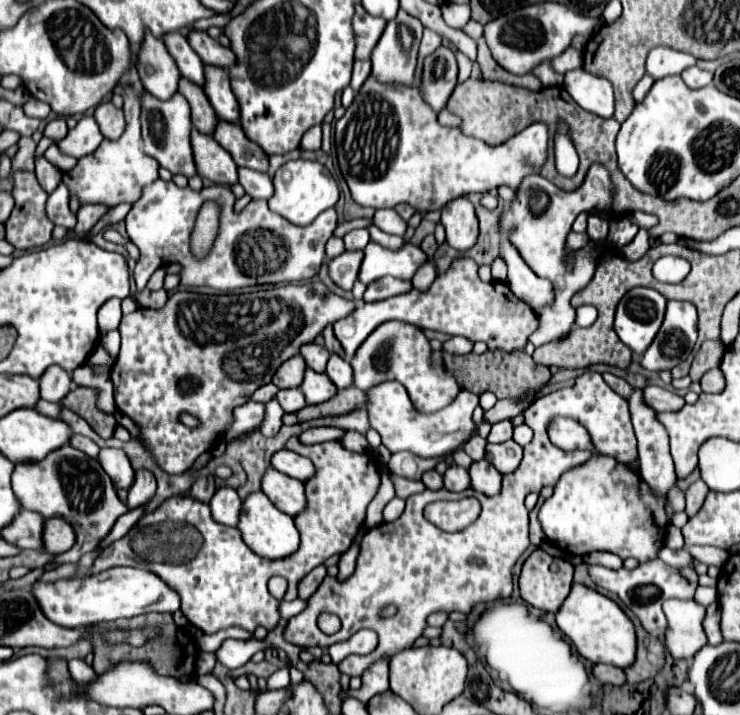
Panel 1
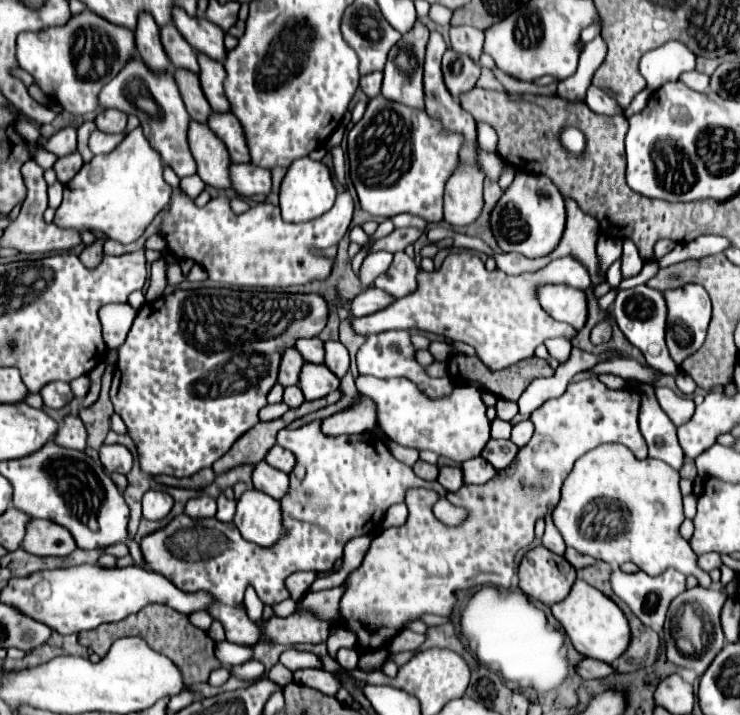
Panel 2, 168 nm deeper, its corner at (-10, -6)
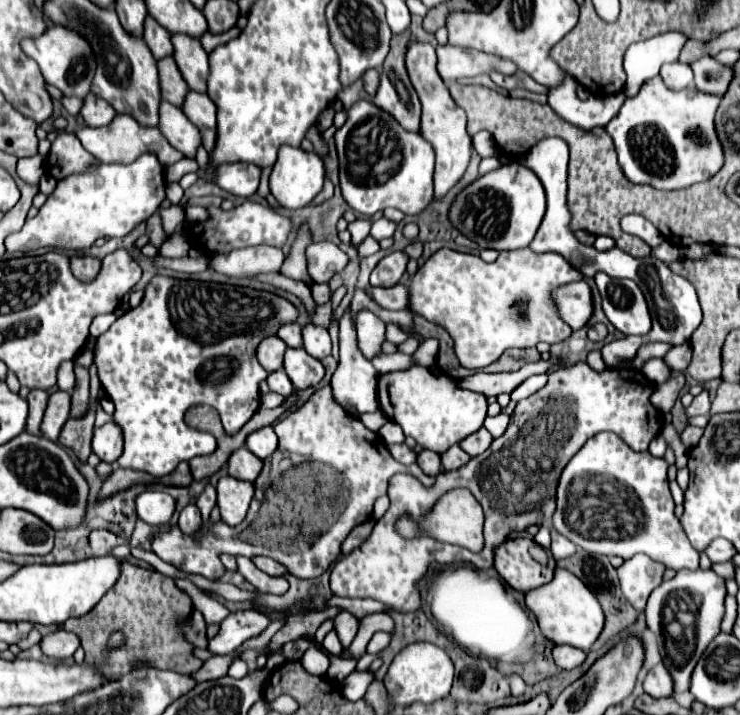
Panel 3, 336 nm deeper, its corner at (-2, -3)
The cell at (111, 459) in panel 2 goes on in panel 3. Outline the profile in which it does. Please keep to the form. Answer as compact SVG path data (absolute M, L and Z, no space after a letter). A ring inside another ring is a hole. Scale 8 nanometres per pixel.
M115 421L105 423L103 427L95 429L93 453L97 453L101 461L115 463L117 457L121 455L121 451L123 451L123 433Z

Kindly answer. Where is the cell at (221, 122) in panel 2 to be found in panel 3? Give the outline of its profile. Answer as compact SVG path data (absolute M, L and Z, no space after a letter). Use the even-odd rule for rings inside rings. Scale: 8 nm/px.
M187 91L187 99L183 101L183 113L187 119L199 129L203 147L211 153L215 147L215 137L217 137L217 119L215 119L215 103L205 95L205 93L195 93Z

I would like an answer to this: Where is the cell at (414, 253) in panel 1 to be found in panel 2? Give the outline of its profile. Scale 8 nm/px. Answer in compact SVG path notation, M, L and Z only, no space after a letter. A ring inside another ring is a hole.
M375 252L375 254L369 254L363 260L363 266L361 266L361 274L359 274L361 284L365 288L371 286L379 274L385 274L387 272L387 268L391 266L391 262L393 262L393 254L391 252Z

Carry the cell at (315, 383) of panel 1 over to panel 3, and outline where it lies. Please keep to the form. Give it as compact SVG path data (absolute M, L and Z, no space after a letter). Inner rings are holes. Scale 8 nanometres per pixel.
M303 347L285 351L283 369L285 369L285 373L291 379L291 383L297 389L315 387L323 379L323 375L325 375L323 365L319 361L315 361L311 355L307 355L307 351Z

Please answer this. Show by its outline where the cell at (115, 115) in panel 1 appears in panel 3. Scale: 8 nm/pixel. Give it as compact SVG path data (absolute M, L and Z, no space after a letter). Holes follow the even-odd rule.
M91 93L85 97L85 103L81 107L81 115L85 119L85 123L89 127L103 127L107 123L111 123L111 119L117 115L115 109L103 101L103 99L95 99Z

